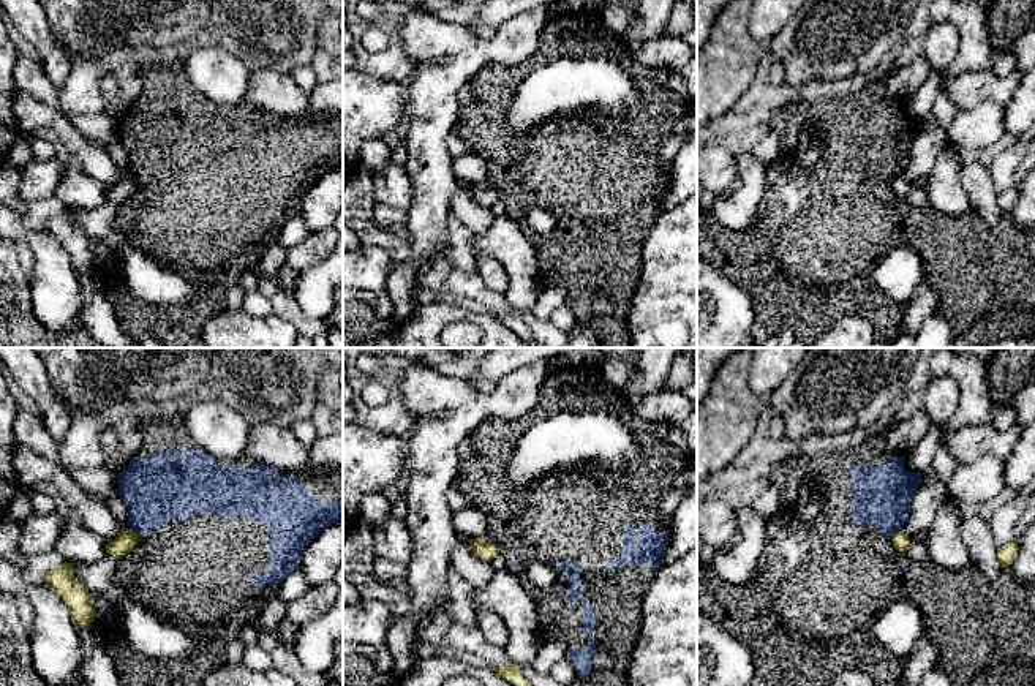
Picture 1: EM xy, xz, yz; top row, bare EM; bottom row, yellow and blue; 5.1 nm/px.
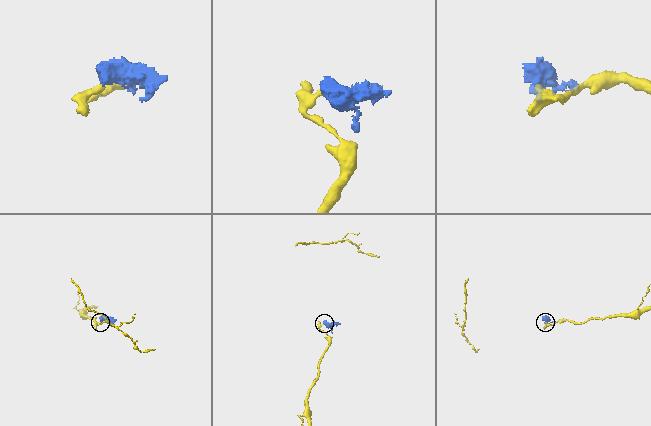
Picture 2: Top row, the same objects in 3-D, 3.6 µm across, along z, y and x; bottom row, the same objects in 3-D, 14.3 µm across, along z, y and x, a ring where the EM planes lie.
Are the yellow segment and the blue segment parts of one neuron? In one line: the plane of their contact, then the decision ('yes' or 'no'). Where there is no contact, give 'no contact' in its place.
yz | no

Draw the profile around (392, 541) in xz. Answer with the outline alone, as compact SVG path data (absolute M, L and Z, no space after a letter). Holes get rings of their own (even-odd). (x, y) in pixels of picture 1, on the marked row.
M379 492L360 503L360 523L370 526L376 558L408 564L412 558L412 539L405 520L392 517L392 503Z

